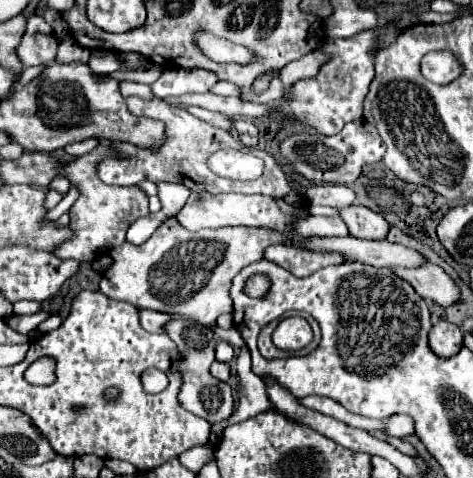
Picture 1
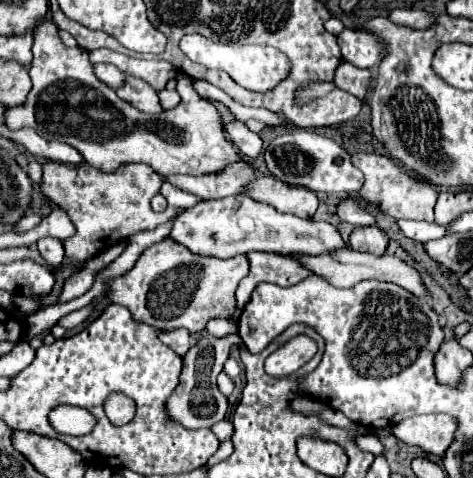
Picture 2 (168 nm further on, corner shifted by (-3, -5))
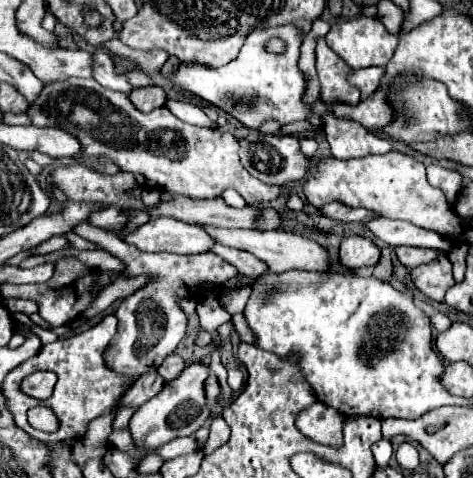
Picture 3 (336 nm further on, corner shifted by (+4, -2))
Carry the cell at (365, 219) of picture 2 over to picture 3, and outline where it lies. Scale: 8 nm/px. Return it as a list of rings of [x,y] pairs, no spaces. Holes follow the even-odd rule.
[[[373,219],[371,223],[367,223],[367,227],[371,229],[371,233],[385,241],[391,247],[397,245],[409,245],[409,247],[423,247],[423,249],[435,249],[435,251],[443,251],[449,253],[451,251],[451,241],[447,241],[445,237],[421,229],[413,223],[407,221],[393,221],[393,219]]]

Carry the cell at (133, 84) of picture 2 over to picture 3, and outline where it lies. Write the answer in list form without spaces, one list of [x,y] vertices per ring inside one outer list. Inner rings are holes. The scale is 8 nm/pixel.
[[[103,47],[95,49],[93,51],[93,79],[97,83],[101,83],[103,87],[107,87],[107,89],[121,91],[121,93],[129,93],[131,91],[129,81],[123,75],[117,75],[113,69],[115,67],[111,63],[109,53]]]

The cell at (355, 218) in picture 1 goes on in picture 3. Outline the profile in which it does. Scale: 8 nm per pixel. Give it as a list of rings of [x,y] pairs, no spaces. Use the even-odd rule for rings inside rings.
[[[349,235],[341,241],[341,251],[339,251],[339,263],[355,273],[363,267],[373,267],[379,261],[379,247],[361,235]]]

